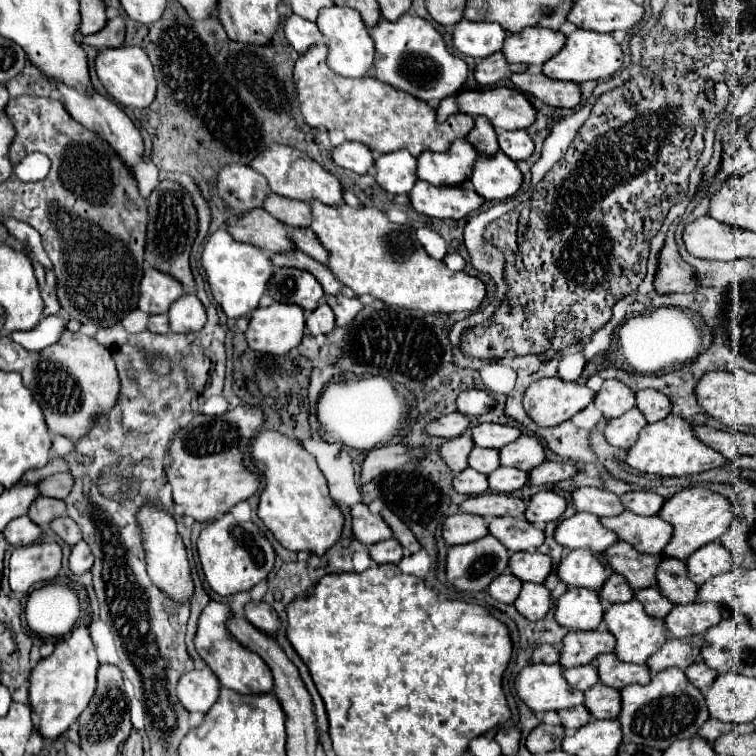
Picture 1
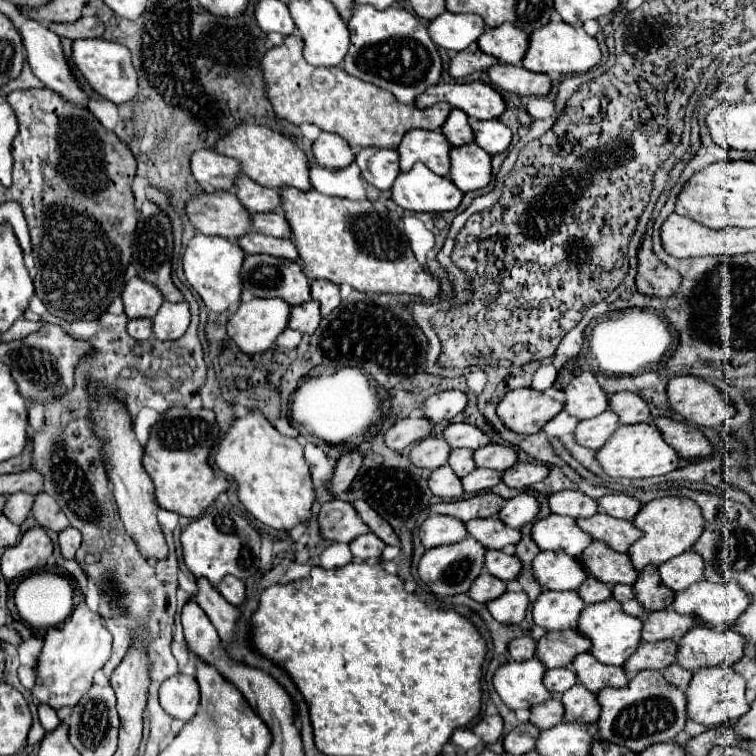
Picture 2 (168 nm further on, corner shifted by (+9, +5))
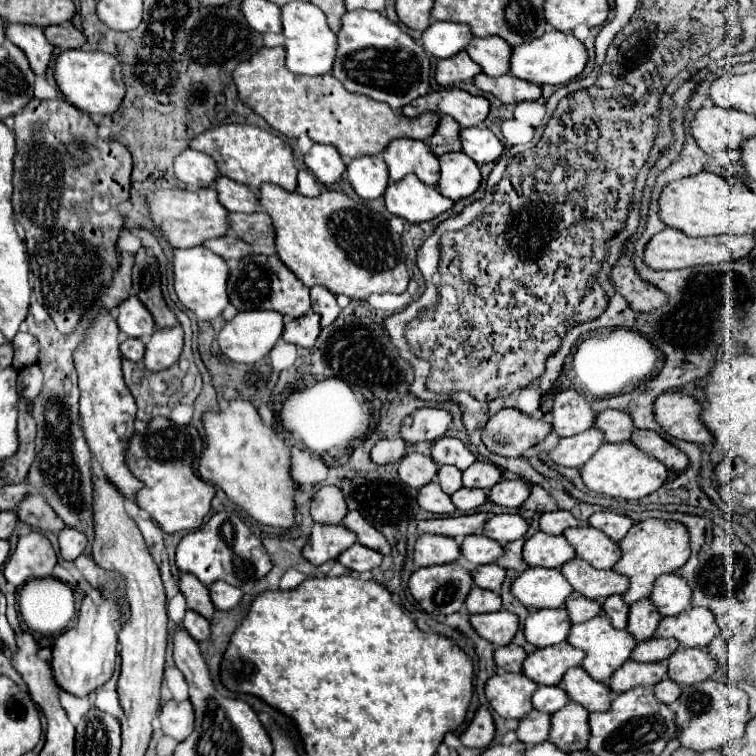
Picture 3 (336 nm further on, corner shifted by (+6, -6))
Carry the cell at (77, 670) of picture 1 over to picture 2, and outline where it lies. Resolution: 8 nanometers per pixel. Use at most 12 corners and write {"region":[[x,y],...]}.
{"region":[[80,601],[48,629],[32,695],[74,707],[110,659],[102,615]]}

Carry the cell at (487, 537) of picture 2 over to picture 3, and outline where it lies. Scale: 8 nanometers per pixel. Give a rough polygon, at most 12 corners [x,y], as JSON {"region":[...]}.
{"region":[[485,534],[465,536],[461,552],[471,564],[497,562],[505,548]]}

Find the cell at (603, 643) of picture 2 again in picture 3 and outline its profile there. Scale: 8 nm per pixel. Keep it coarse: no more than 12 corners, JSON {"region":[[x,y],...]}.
{"region":[[605,614],[573,624],[567,642],[585,652],[583,670],[609,682],[635,638]]}

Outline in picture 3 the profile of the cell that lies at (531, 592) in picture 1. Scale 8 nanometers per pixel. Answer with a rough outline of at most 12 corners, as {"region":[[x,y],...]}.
{"region":[[509,610],[471,616],[495,648],[513,640],[519,616]]}

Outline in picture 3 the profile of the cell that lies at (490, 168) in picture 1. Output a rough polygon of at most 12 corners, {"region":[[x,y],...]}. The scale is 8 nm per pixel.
{"region":[[465,152],[439,156],[439,192],[451,200],[473,196],[481,170]]}

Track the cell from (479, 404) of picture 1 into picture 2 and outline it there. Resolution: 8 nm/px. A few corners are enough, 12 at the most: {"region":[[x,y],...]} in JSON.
{"region":[[442,391],[424,401],[424,417],[450,421],[464,411],[462,391]]}

